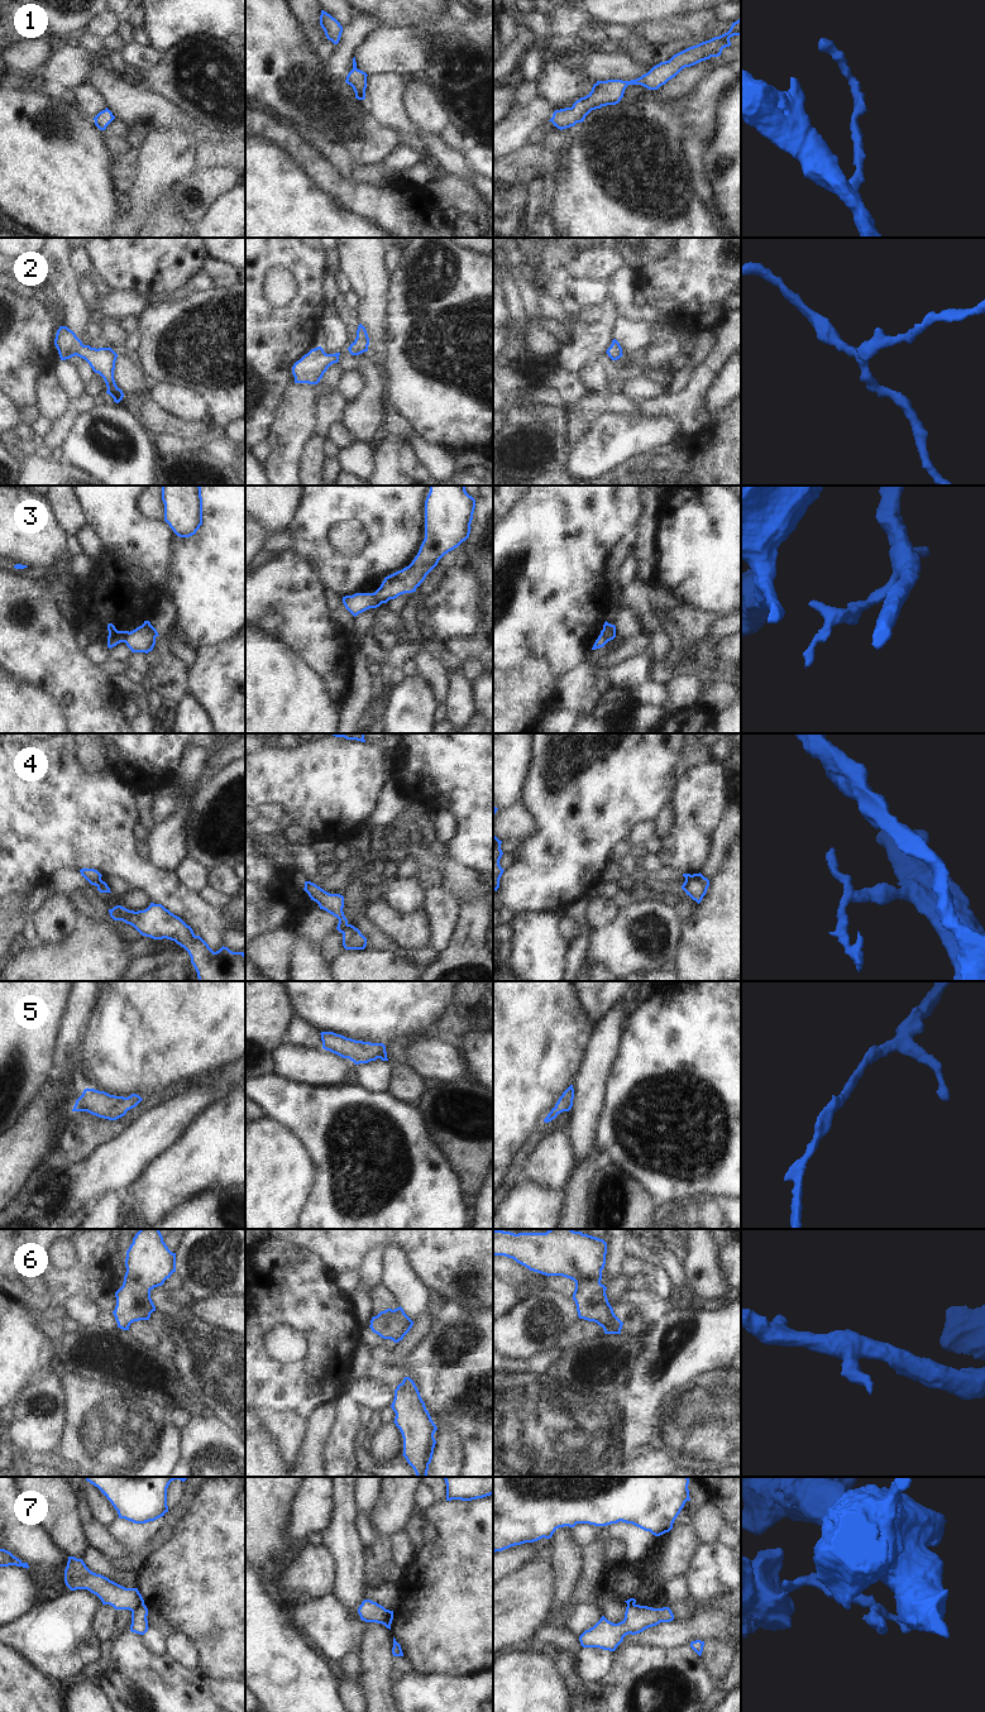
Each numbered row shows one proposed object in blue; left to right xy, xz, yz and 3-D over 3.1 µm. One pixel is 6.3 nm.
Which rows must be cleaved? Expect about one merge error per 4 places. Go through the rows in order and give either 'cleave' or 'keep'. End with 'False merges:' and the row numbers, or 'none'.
1: keep
2: keep
3: cleave
4: cleave
5: keep
6: keep
7: cleave
False merges: 3, 4, 7

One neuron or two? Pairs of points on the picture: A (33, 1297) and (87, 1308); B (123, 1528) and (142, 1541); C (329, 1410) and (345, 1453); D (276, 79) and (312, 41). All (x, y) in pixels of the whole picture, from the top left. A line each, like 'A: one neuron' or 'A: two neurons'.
A: two neurons
B: one neuron
C: two neurons
D: two neurons

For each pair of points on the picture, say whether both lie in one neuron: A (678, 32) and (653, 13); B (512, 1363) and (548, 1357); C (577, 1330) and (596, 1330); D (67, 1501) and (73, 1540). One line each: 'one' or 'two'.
A: two
B: one
C: one
D: one

